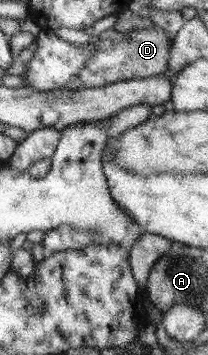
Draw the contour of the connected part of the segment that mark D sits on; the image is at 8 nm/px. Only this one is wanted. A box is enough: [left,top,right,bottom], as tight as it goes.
[65,26,170,90]

